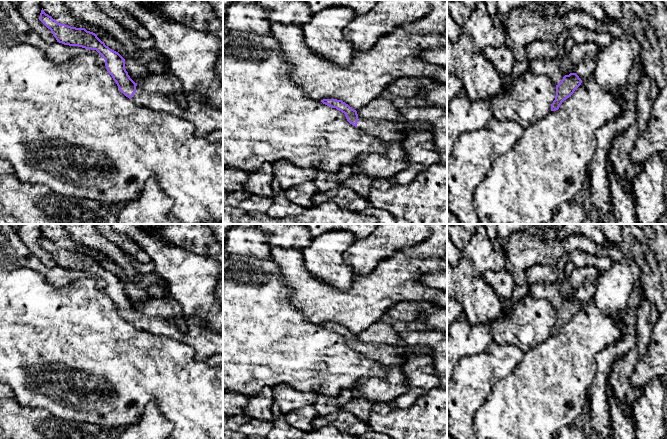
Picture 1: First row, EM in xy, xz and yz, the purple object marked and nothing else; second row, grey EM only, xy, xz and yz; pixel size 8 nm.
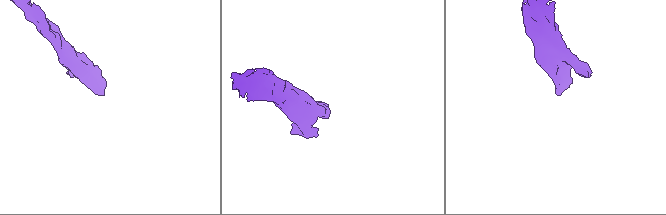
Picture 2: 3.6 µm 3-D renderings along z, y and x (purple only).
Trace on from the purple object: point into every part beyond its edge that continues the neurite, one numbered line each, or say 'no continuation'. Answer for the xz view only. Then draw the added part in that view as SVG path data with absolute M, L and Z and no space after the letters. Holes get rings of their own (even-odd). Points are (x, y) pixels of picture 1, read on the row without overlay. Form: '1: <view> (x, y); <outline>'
1: xz (387, 355); M358 340L357 352L387 367L401 366L407 356L429 355L430 349L426 346L389 346L376 345Z

